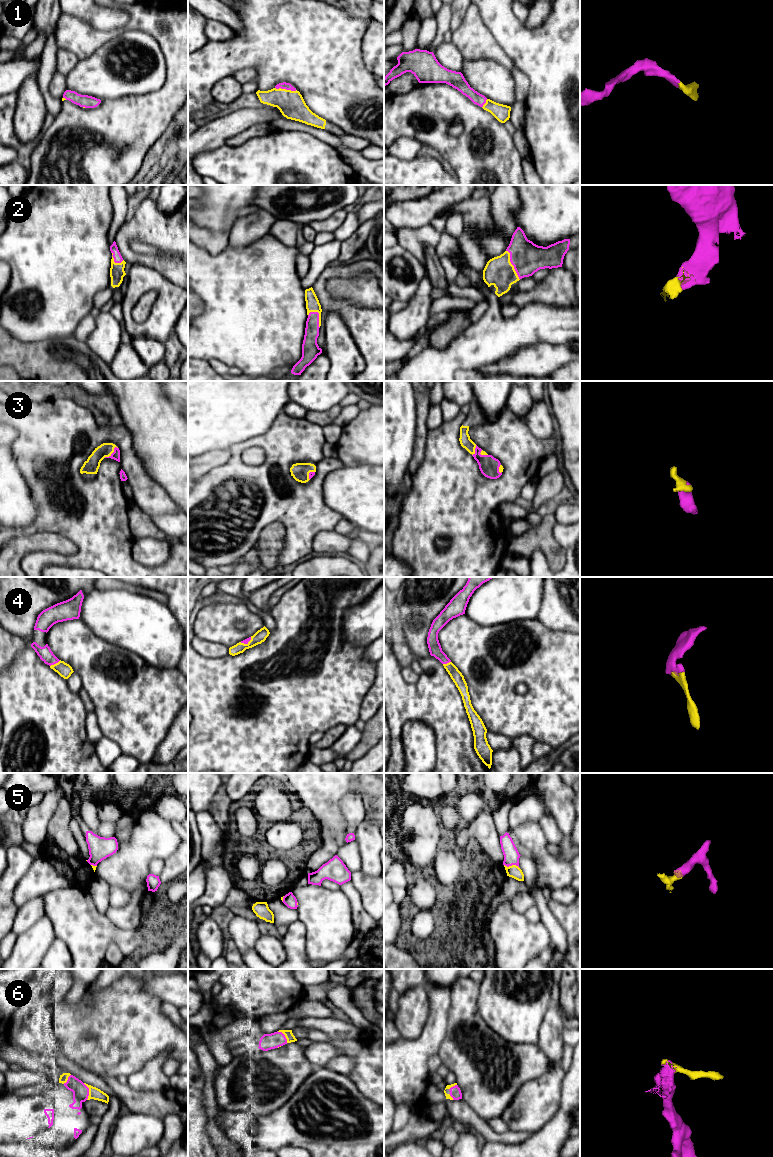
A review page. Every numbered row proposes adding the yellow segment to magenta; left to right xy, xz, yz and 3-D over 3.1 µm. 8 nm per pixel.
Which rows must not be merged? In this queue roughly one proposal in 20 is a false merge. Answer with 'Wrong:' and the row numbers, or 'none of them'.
Wrong: none of them

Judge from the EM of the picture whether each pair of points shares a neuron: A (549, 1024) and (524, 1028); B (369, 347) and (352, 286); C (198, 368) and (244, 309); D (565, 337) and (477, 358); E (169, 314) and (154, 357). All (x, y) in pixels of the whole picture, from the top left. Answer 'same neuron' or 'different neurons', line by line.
A: different neurons
B: different neurons
C: different neurons
D: same neuron
E: different neurons

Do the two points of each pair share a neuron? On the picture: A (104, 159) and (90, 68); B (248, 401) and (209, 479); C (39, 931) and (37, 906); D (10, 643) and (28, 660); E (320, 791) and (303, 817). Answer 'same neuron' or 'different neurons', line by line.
A: different neurons
B: different neurons
C: different neurons
D: different neurons
E: different neurons

